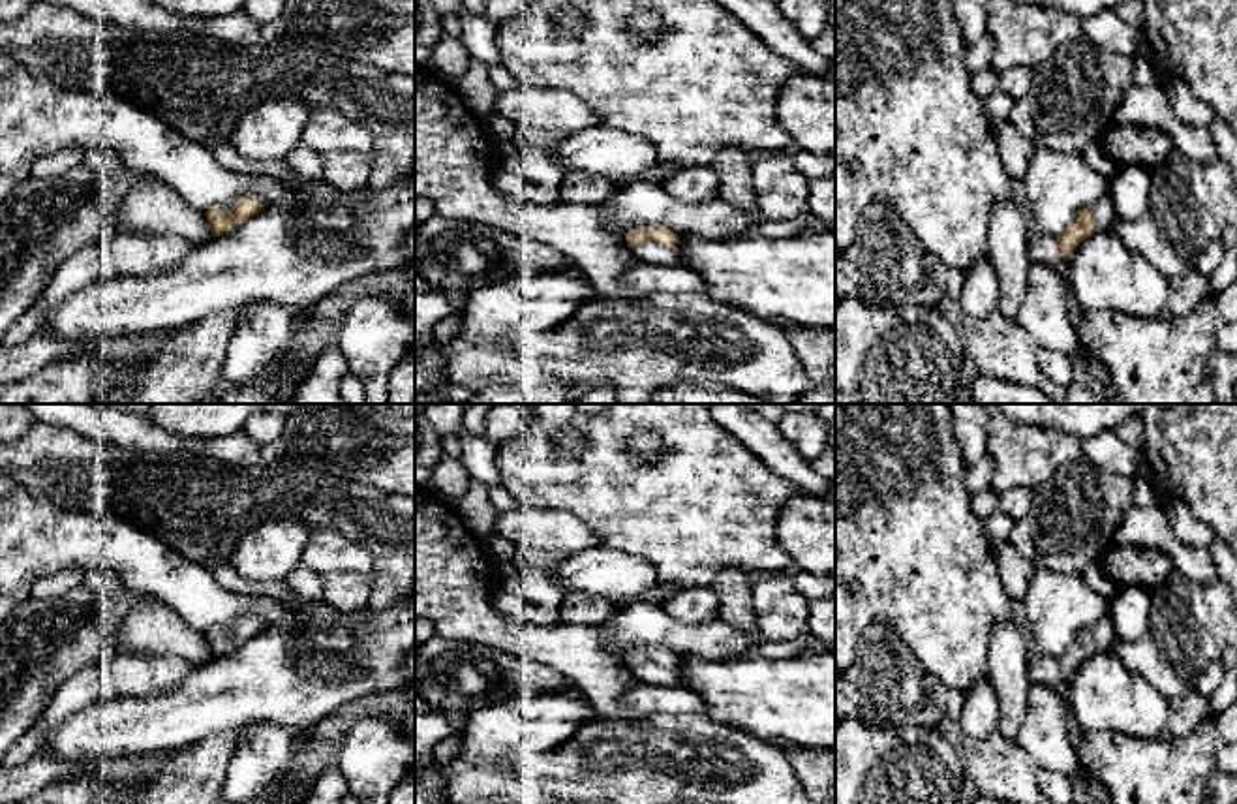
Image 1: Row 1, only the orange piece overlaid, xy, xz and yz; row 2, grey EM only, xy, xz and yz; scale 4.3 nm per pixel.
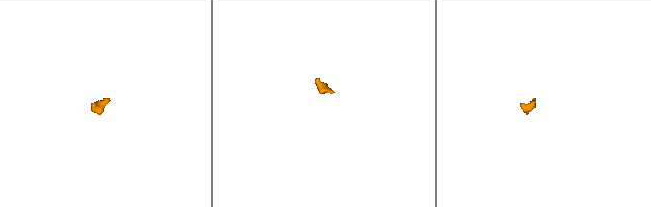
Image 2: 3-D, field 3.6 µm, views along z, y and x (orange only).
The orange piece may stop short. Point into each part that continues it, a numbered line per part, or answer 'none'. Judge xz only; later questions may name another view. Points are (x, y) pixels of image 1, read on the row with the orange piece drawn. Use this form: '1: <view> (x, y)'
1: xz (652, 252)

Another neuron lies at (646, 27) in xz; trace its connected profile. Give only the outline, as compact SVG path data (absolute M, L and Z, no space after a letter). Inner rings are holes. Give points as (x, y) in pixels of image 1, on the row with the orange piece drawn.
M636 13L629 21L629 28L631 28L631 32L634 32L638 36L640 41L649 41L657 34L661 34L663 24L655 13Z

